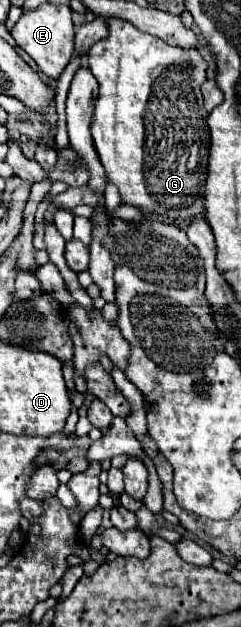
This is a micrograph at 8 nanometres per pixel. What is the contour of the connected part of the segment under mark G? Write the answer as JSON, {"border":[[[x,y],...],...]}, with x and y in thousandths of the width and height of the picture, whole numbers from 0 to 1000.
{"border":[[[502,30],[452,33],[452,59],[402,65],[369,78],[369,110],[411,129],[378,215],[411,254],[452,279],[452,289],[494,298],[502,321],[602,340],[676,346],[685,356],[768,359],[842,343],[851,282],[867,257],[867,203],[842,171],[834,136],[851,129],[859,97],[834,85],[776,85],[751,75],[710,75],[635,56],[585,53]]]}

